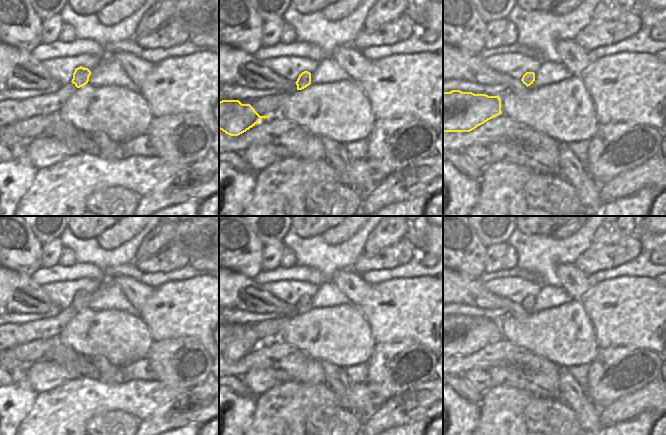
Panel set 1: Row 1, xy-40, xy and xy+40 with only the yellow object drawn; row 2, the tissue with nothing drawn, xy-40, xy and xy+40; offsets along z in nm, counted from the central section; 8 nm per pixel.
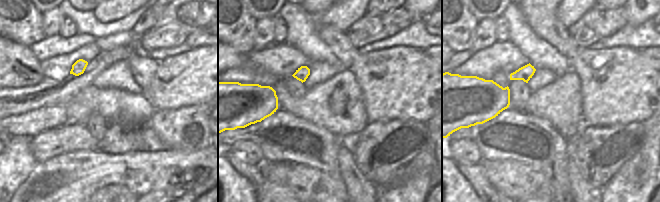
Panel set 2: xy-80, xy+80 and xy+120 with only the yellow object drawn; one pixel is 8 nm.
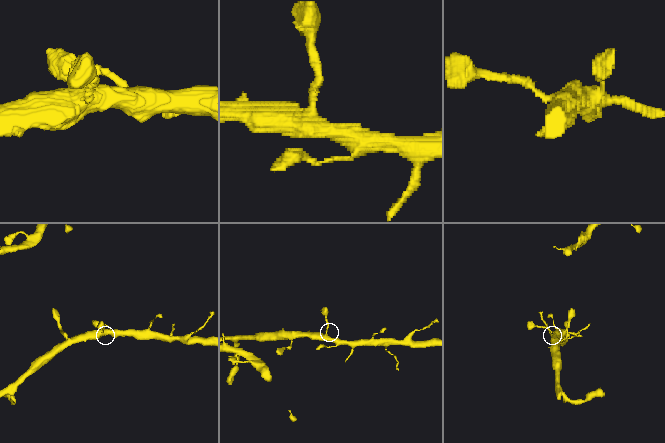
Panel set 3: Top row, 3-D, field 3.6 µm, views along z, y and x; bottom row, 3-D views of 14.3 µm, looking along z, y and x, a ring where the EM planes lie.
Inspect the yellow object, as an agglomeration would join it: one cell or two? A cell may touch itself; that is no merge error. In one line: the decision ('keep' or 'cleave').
keep

